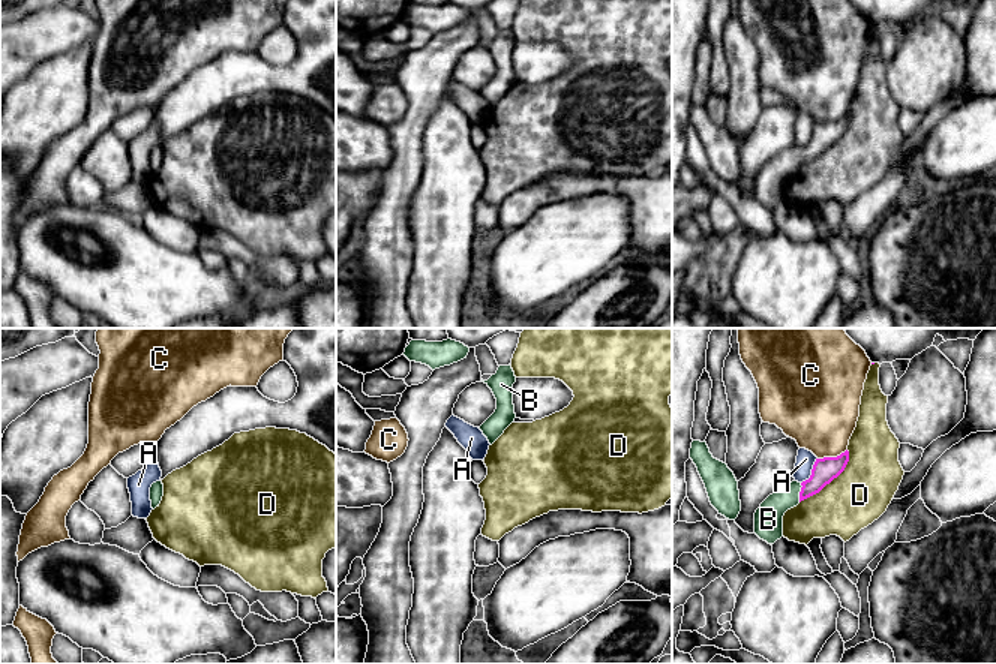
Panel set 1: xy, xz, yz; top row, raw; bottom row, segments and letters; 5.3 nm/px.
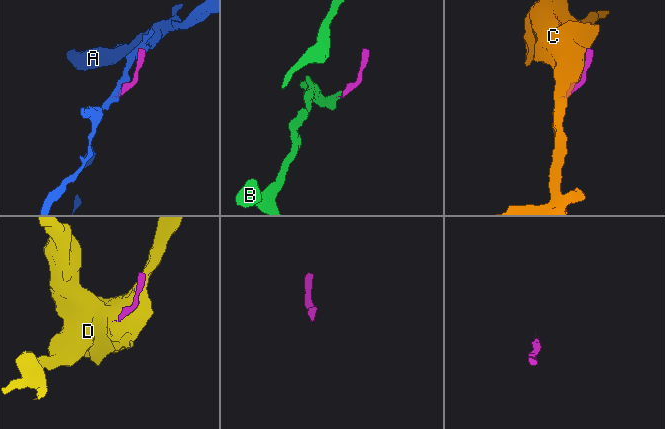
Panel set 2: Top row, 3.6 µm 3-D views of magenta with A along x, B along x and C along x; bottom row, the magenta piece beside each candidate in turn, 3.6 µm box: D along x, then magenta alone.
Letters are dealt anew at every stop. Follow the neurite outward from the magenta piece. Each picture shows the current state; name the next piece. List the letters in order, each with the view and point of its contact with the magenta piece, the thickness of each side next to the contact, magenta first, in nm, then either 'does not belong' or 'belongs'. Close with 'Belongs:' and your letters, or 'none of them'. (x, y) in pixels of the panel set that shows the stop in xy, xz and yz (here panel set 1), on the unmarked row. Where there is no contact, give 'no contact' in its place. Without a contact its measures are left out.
A: yz (812, 135) | 130/100 nm | does not belong
B: yz (800, 156) | 130/160 nm | belongs
C: yz (831, 122) | 130/400 nm | does not belong
D: yz (831, 144) | 130/320 nm | does not belong
Belongs: B

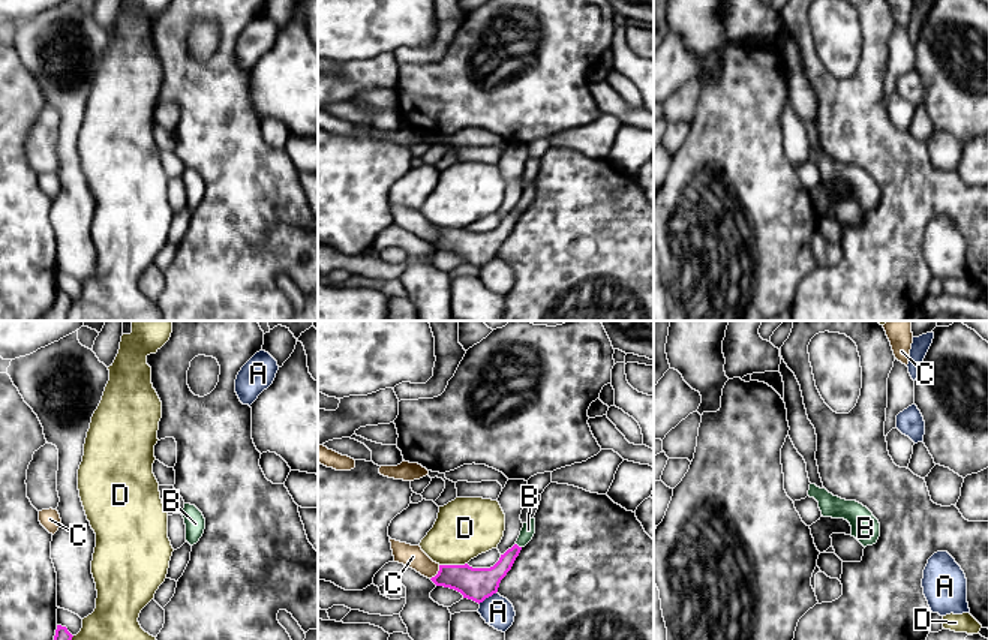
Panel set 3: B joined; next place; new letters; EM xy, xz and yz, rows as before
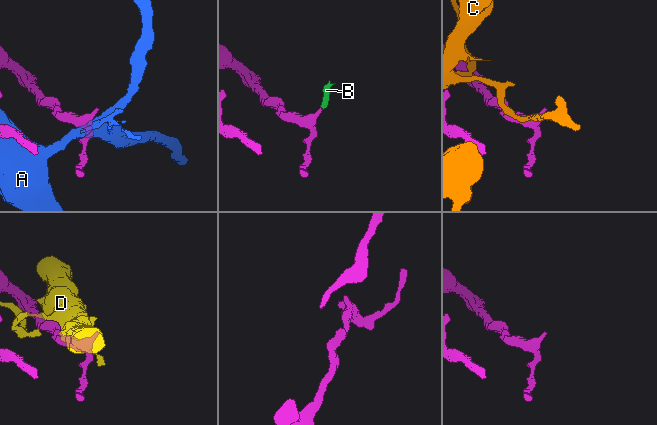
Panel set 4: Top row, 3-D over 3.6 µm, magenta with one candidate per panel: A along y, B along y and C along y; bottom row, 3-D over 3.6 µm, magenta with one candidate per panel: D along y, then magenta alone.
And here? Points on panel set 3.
A: xz (486, 261) | 180/170 nm | does not belong
B: xz (517, 210) | 140/70 nm | belongs
C: xz (438, 237) | 180/120 nm | does not belong
D: xz (453, 230) | 180/320 nm | does not belong
Belongs: B

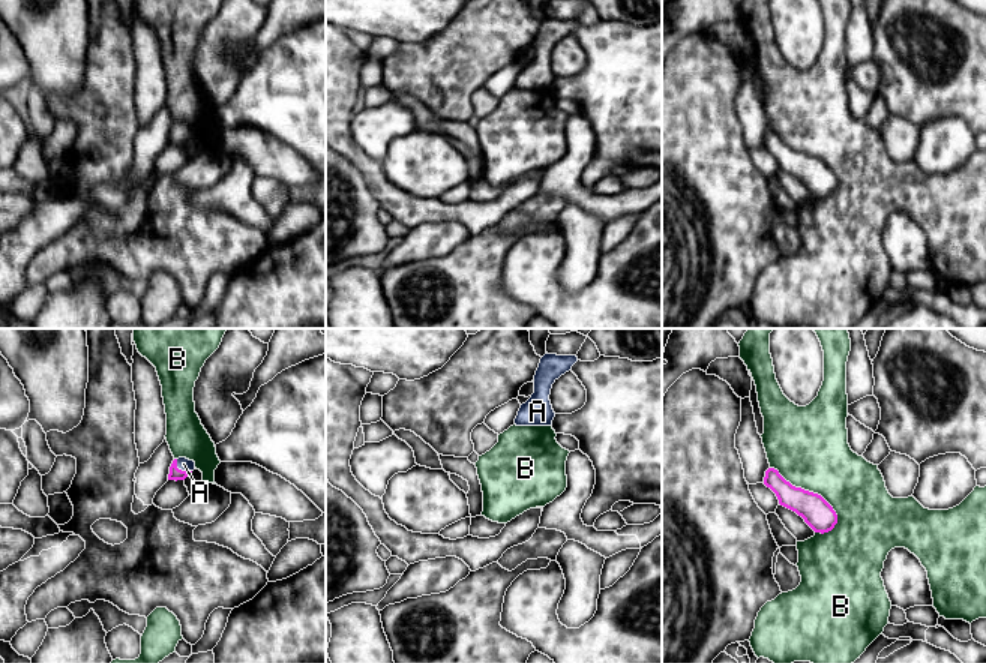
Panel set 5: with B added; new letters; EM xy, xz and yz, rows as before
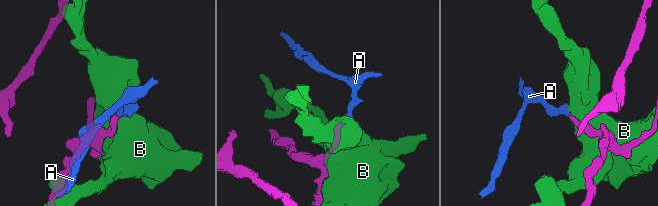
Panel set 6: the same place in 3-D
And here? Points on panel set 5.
A: xy (180, 134) | 70/70 nm | belongs
B: yz (811, 156) | 160/420 nm | does not belong
Belongs: A

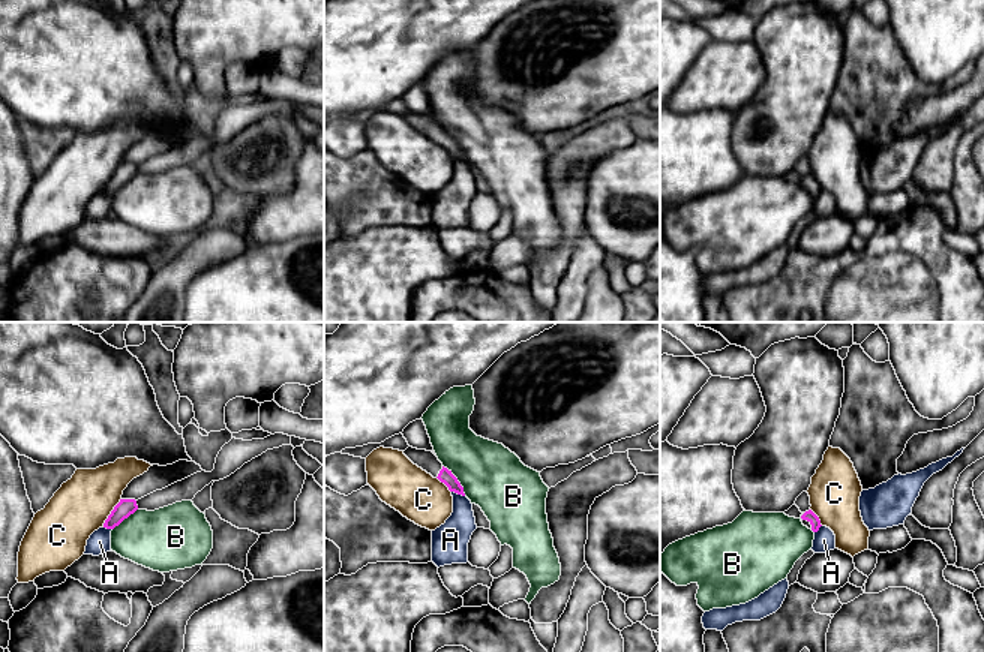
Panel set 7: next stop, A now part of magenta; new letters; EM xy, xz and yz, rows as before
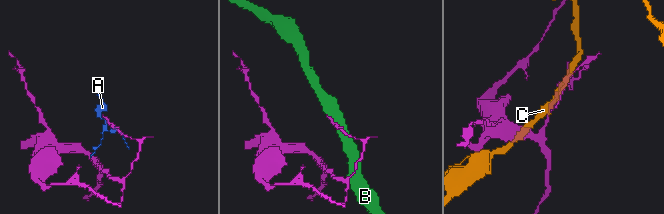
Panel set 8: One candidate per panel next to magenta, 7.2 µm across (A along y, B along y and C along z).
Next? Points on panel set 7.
A: xz (458, 158) | 70/180 nm | does not belong
B: xz (456, 144) | 70/340 nm | does not belong
C: xy (111, 177) | 90/300 nm | does not belong
Belongs: none of them

